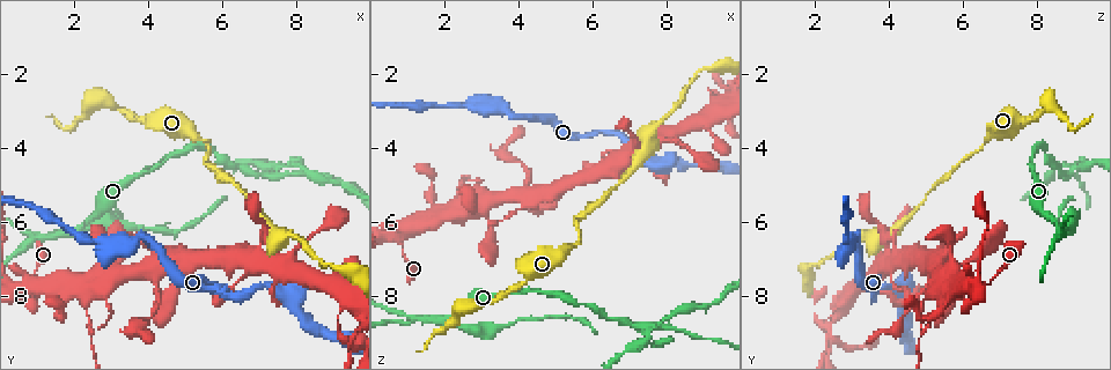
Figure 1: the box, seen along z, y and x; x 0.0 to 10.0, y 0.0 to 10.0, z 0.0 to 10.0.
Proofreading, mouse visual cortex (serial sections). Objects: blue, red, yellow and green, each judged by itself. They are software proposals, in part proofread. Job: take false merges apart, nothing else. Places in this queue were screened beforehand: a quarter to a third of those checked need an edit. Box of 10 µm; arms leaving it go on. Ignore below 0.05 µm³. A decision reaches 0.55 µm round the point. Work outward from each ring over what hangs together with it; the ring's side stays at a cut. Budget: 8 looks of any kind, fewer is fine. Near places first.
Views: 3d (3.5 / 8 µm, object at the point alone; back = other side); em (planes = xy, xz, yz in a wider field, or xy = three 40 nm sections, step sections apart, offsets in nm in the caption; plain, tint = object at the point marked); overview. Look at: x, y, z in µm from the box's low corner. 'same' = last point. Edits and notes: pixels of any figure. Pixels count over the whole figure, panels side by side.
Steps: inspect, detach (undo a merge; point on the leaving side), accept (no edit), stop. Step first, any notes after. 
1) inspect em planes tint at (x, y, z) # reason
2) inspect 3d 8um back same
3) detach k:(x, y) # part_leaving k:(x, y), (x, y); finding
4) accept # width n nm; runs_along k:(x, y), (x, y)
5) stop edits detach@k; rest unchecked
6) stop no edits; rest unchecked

inspect 3d 3.5um at (0.75, 7.80, 6.25)

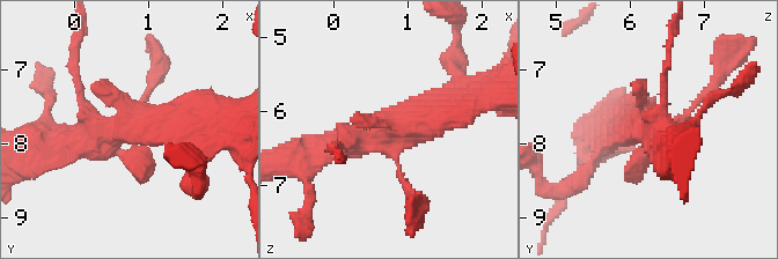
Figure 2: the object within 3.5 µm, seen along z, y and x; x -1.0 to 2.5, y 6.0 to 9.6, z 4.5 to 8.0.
inspect em xy step 2 tint at (0.75, 7.75, 6.35) # shape alone is not enough

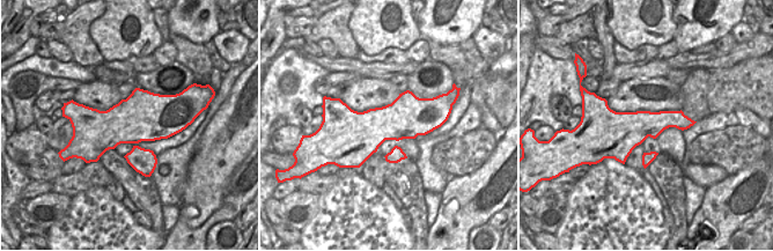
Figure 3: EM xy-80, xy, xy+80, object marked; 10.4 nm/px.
inspect em xy step 3 tint same

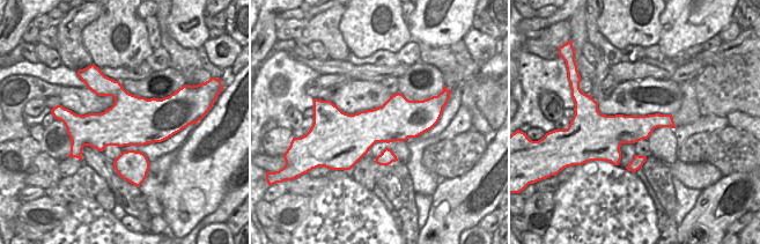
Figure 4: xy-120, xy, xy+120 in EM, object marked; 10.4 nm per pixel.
accept # width 440 nm; runs_along 2:(410, 192), (391, 133), (460, 109); one cell here

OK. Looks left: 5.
inspect 3d 3.5um at (1.05, 6.40, 8.55) # a fork

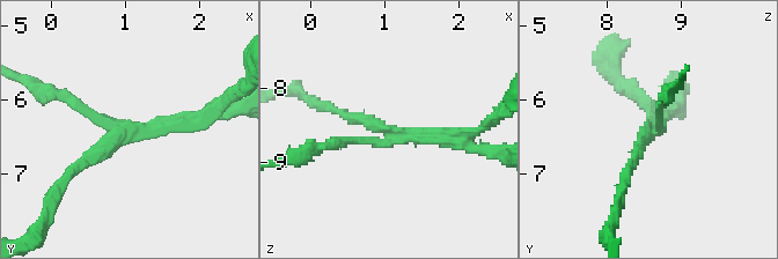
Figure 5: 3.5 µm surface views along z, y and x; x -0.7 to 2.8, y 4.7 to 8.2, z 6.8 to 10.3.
inspect em xy step 1 tint at (1.15, 6.40, 8.60) # arms 3; arm_widths 150, 150, 200 nm

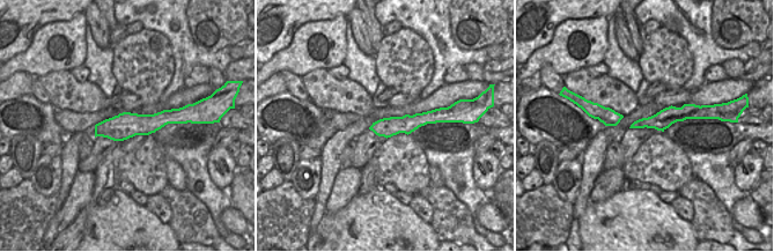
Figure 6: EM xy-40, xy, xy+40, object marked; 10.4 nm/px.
detach 5:(675, 94) # border 6:(700, 106), (677, 120); two cells meet here

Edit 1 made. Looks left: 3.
inspect 3d 3.5um back at (7.50, 7.15, 3.80) # sharp bend

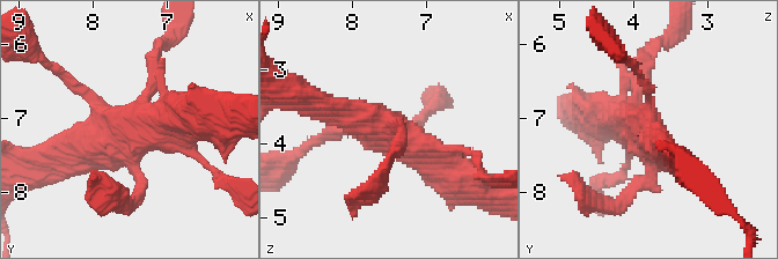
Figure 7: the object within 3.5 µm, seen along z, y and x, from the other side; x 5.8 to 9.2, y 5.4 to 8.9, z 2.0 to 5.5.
inspect em xy step 3 tint at (7.55, 7.15, 3.85)

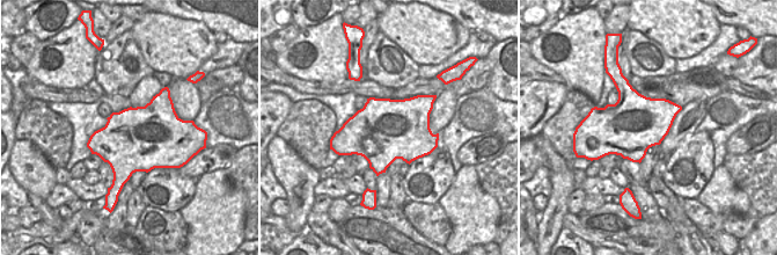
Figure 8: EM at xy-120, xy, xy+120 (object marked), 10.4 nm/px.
accept # runs_along 7:(448, 172), (373, 121), (316, 106); all the same cell

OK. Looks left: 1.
stop edits detach@5; rest unchecked

